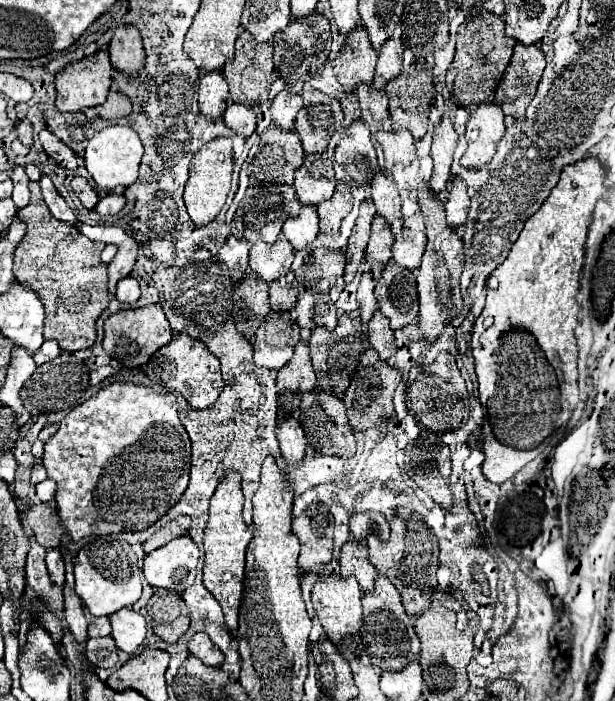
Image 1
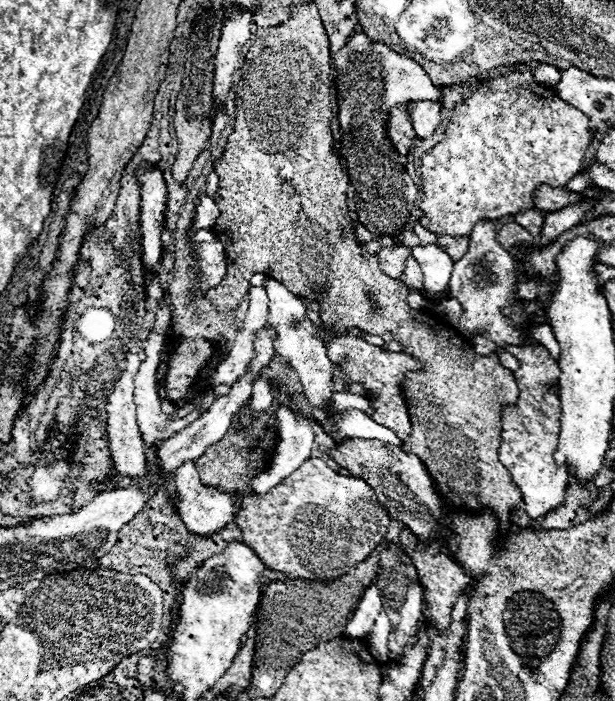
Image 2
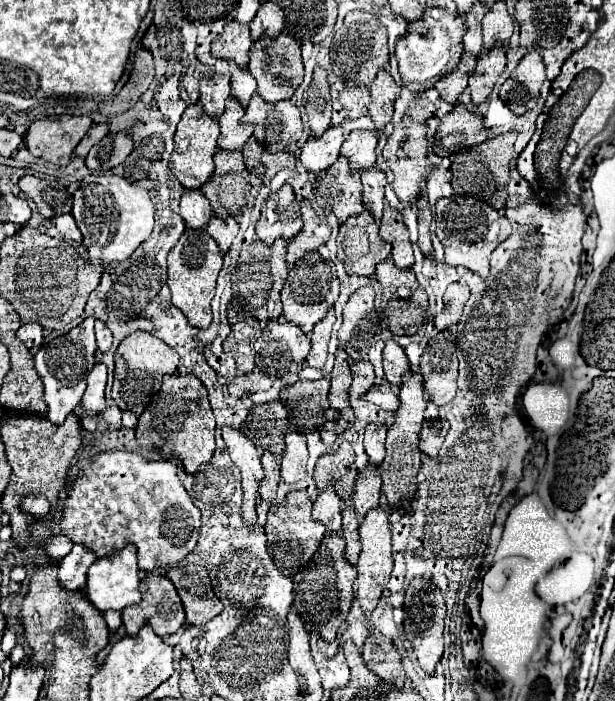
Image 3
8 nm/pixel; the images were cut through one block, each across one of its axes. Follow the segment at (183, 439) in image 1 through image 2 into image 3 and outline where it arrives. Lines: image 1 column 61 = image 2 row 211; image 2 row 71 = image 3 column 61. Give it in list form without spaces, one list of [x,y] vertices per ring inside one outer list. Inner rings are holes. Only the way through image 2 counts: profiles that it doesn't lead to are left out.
[[[112,450],[112,452],[98,454],[92,460],[92,464],[78,474],[72,486],[72,492],[66,500],[60,528],[72,542],[86,544],[90,550],[94,550],[98,558],[124,548],[128,542],[134,542],[138,548],[138,566],[144,572],[152,572],[156,568],[176,566],[178,562],[182,562],[182,558],[194,552],[200,538],[200,528],[202,528],[200,518],[202,518],[200,512],[192,512],[192,498],[176,476],[174,458],[150,462],[136,452]]]

